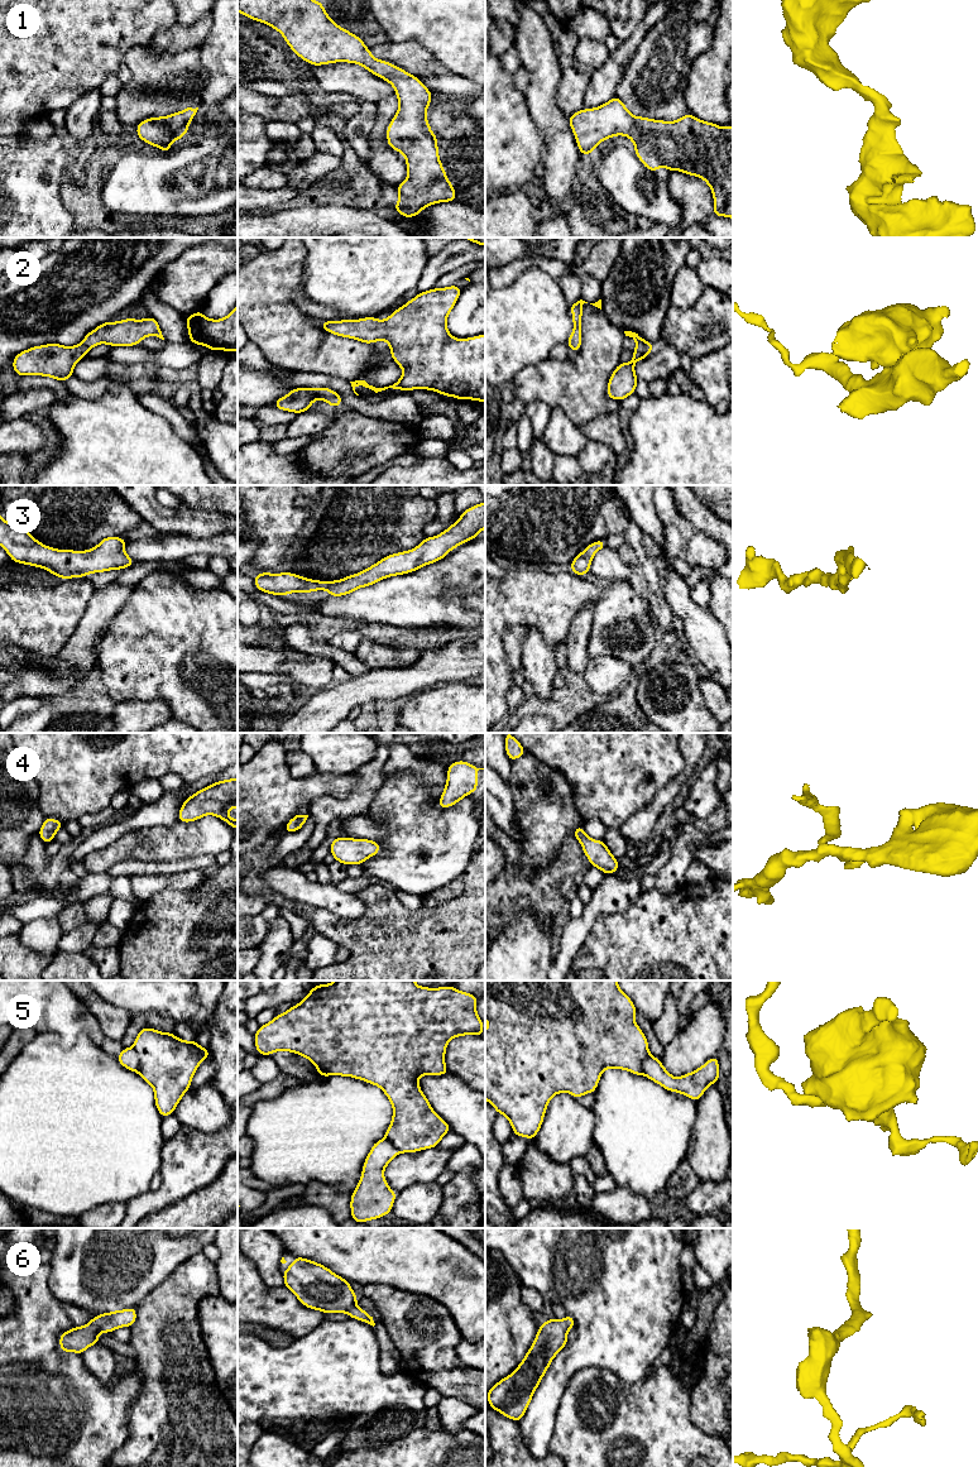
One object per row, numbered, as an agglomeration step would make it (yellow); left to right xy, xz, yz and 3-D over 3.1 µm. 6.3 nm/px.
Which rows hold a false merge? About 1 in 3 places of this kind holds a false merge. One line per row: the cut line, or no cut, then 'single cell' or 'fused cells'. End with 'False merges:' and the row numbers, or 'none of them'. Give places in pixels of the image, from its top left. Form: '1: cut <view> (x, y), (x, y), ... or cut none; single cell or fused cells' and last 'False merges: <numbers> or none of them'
1: cut none; single cell
2: cut none; single cell
3: cut none; single cell
4: cut none; single cell
5: cut xy (132, 1048), (137, 1054), (138, 1072); fused cells
6: cut none; single cell
False merges: 5

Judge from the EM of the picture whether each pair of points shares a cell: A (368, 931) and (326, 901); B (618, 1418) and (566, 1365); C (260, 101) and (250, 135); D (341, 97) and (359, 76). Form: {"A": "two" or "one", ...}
{"A": "two", "B": "two", "C": "two", "D": "two"}

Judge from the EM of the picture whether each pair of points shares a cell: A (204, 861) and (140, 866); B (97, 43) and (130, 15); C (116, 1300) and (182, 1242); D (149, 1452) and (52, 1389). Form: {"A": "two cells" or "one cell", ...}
{"A": "one cell", "B": "one cell", "C": "one cell", "D": "two cells"}

